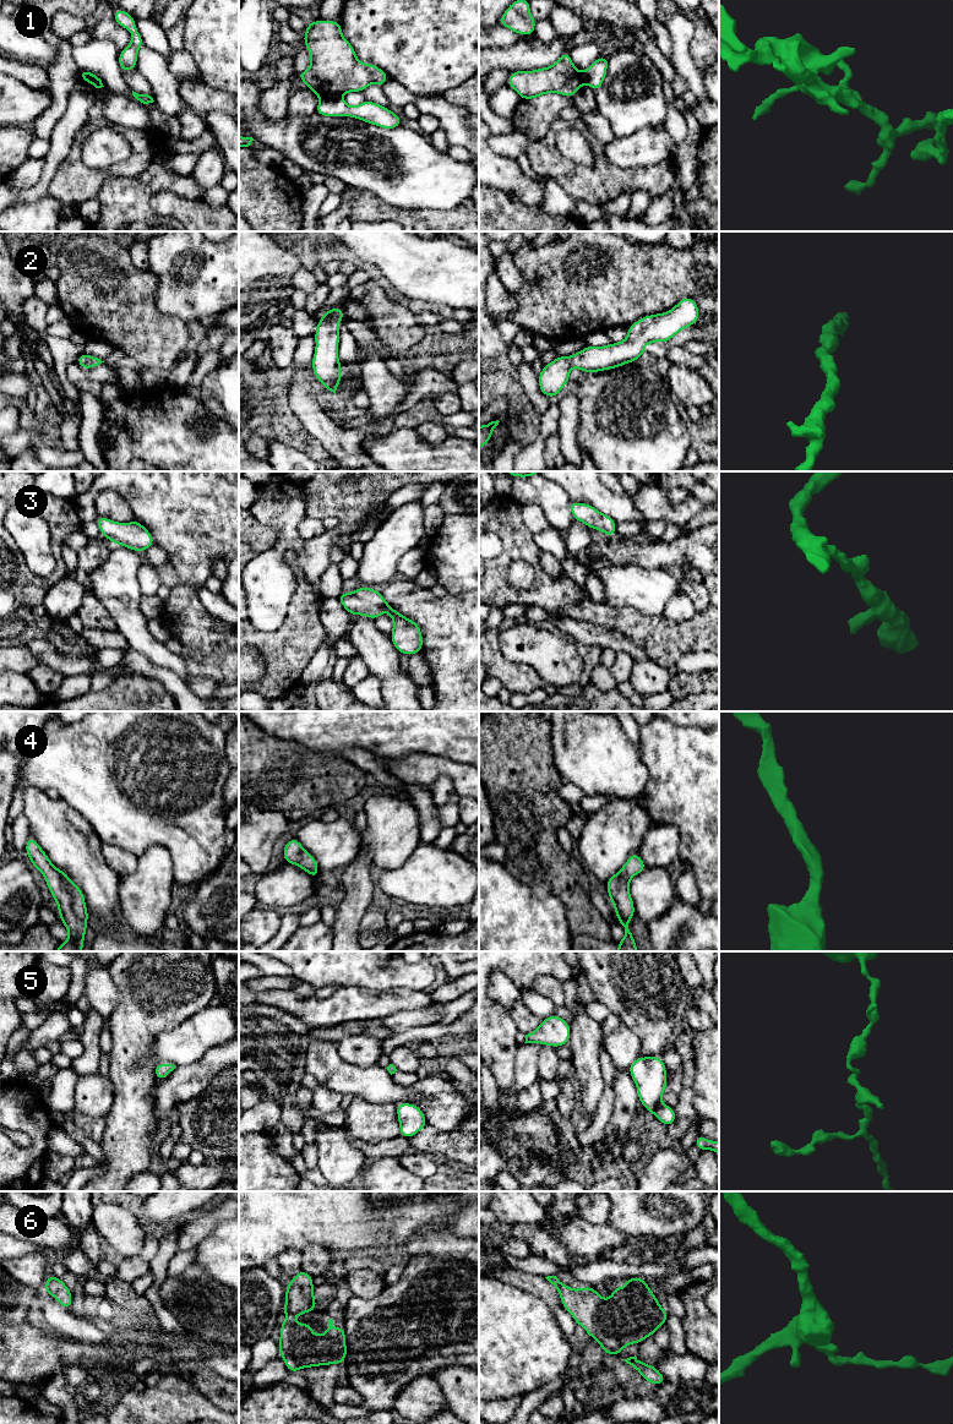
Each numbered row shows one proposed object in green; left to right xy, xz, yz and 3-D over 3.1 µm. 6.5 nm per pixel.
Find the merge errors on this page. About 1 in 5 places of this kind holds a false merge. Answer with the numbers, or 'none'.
1

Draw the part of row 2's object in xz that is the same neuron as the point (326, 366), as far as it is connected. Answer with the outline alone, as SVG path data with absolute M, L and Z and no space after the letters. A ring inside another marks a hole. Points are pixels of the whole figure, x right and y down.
M338 306L330 309L318 320L316 333L314 335L316 348L311 360L312 373L318 378L318 382L321 382L326 389L333 392L334 394L342 377L342 362L338 359L338 322L344 317L347 317L345 312Z

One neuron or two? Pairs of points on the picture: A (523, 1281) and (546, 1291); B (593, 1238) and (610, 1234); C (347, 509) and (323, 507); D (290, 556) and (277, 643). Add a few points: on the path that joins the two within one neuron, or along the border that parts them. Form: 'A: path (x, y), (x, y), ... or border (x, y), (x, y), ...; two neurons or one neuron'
A: path (529, 1282), (540, 1287); one neuron
B: path (597, 1238), (606, 1237); one neuron
C: path (341, 507), (330, 507); one neuron
D: path (300, 578), (301, 618), (299, 621); one neuron

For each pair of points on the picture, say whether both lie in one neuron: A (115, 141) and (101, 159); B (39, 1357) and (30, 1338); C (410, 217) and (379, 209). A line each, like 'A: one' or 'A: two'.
A: one
B: one
C: one

